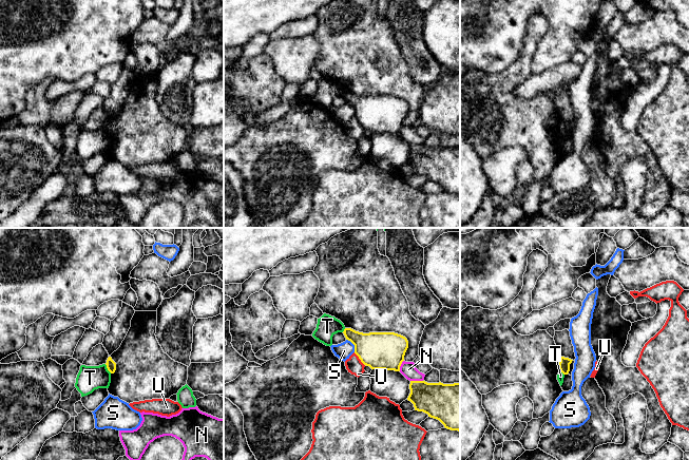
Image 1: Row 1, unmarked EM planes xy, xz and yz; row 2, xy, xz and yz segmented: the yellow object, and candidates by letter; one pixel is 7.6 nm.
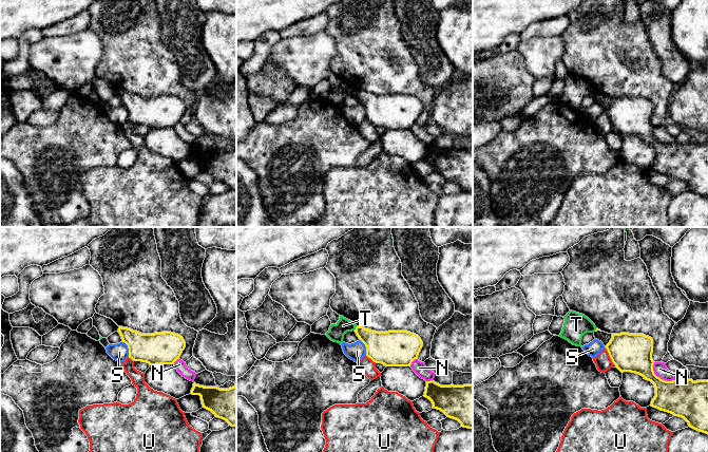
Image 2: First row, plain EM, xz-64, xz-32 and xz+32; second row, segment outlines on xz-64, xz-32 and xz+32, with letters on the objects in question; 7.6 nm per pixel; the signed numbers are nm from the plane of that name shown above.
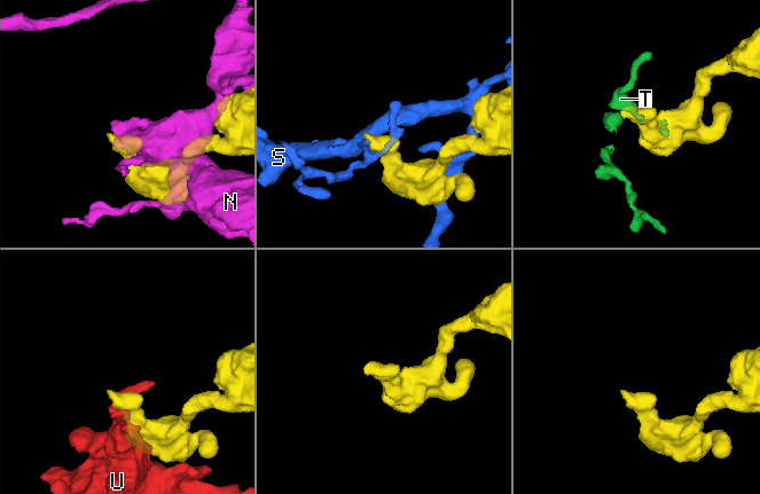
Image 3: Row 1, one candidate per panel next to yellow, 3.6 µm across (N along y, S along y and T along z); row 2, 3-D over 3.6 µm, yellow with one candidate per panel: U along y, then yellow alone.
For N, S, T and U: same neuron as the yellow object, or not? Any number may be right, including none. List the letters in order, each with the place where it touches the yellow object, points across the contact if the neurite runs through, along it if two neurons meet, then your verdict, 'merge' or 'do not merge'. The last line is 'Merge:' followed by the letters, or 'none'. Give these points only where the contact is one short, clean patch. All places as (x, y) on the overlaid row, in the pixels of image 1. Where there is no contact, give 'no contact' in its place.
N: xz (417, 381) | do not merge
S: xz (353, 344) | do not merge
T: xy (107, 367) | along xy (104, 364), (111, 372) | do not merge
U: xz (359, 358) | along xz (353, 352), (364, 365) | do not merge
Merge: none

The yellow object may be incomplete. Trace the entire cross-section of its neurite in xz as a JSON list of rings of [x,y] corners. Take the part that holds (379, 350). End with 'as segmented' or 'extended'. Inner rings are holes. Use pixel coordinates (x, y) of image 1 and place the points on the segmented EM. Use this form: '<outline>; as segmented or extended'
[[[351,328],[343,331],[346,340],[355,345],[355,353],[371,369],[400,371],[408,348],[405,337],[395,332],[363,333]]]; as segmented

